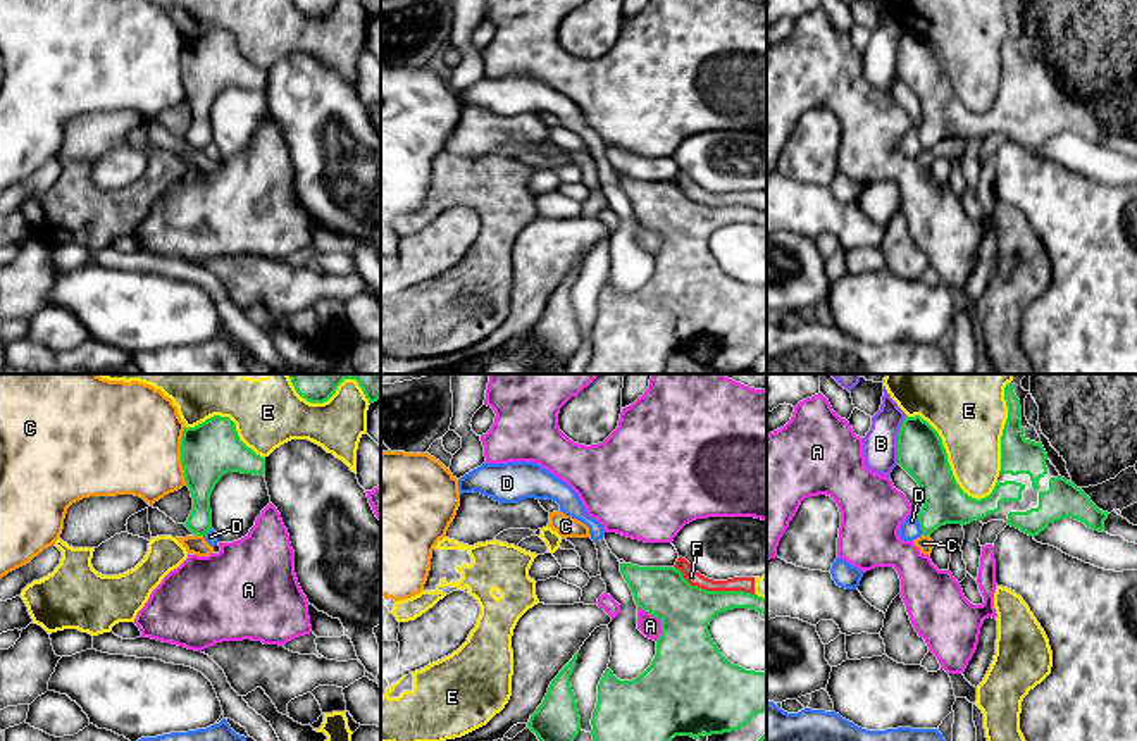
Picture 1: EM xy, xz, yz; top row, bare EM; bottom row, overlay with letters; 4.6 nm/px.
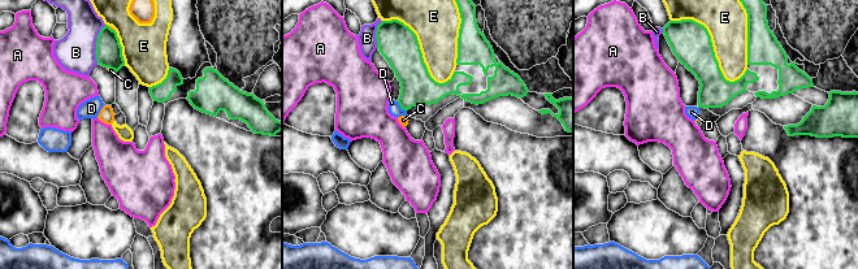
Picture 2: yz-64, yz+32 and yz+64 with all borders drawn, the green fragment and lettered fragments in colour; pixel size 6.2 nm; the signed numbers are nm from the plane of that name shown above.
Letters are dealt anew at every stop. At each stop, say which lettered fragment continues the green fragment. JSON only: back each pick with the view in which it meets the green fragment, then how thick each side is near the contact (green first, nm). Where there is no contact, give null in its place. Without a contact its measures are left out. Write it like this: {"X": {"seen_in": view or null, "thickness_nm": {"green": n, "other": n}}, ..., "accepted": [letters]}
{"accepted": []}

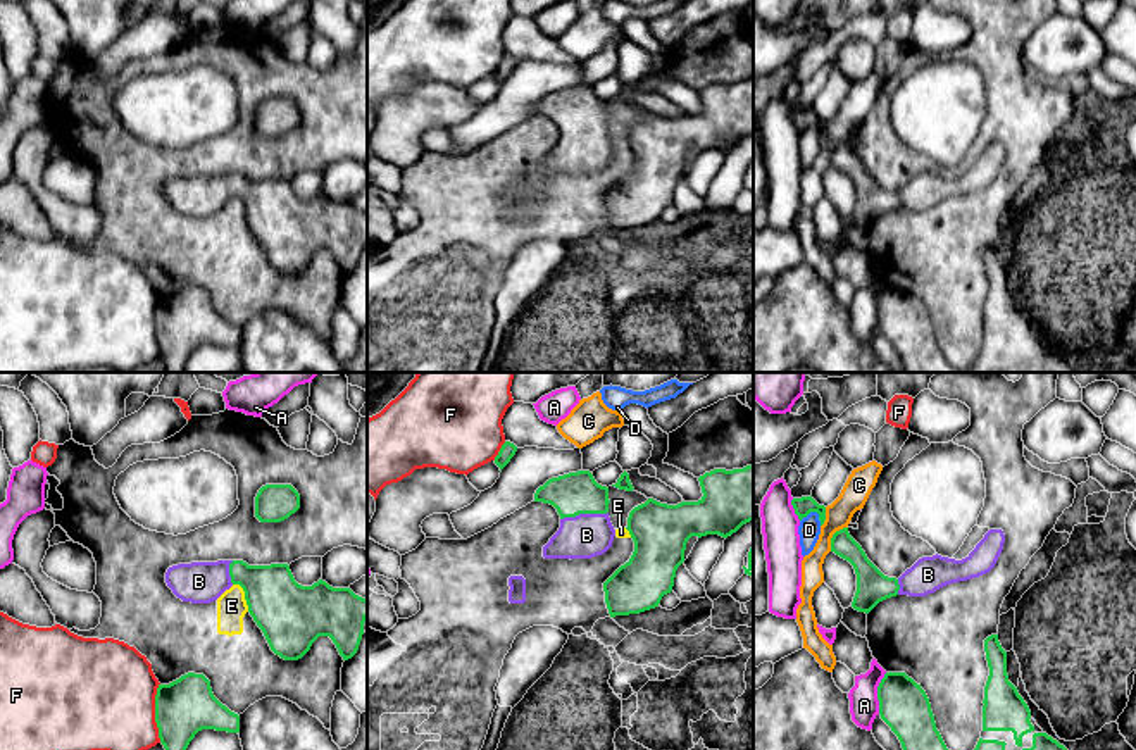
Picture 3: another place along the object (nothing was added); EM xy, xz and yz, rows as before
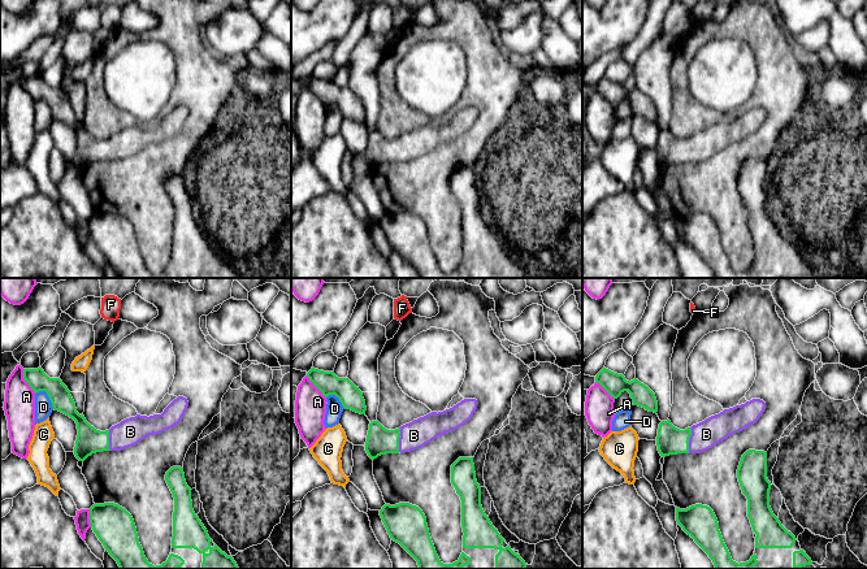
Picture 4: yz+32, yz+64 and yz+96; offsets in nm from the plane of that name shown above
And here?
{"B": {"seen_in": "xz", "thickness_nm": {"green": 200, "other": 200}}, "accepted": ["B"]}

